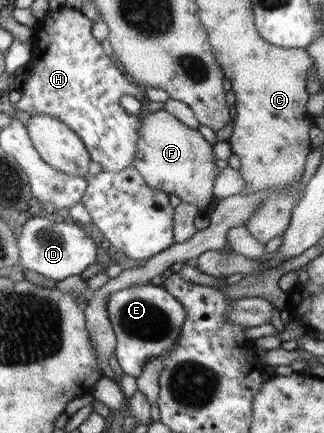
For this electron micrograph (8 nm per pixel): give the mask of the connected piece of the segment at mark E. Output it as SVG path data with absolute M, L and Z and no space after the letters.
M151 282L133 284L111 292L105 310L116 338L114 354L117 362L124 374L135 379L143 371L146 361L166 351L179 338L181 324L185 320L183 305L163 286Z

